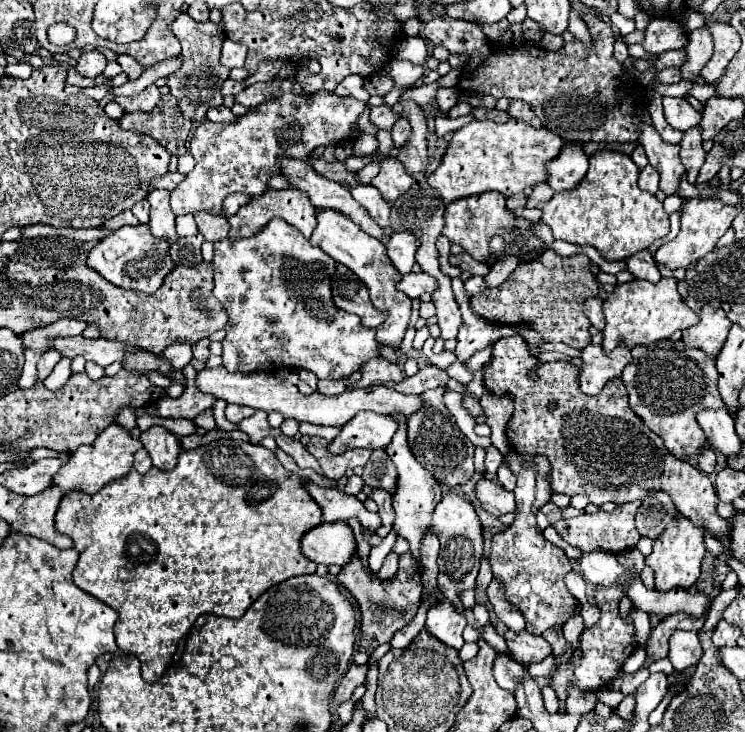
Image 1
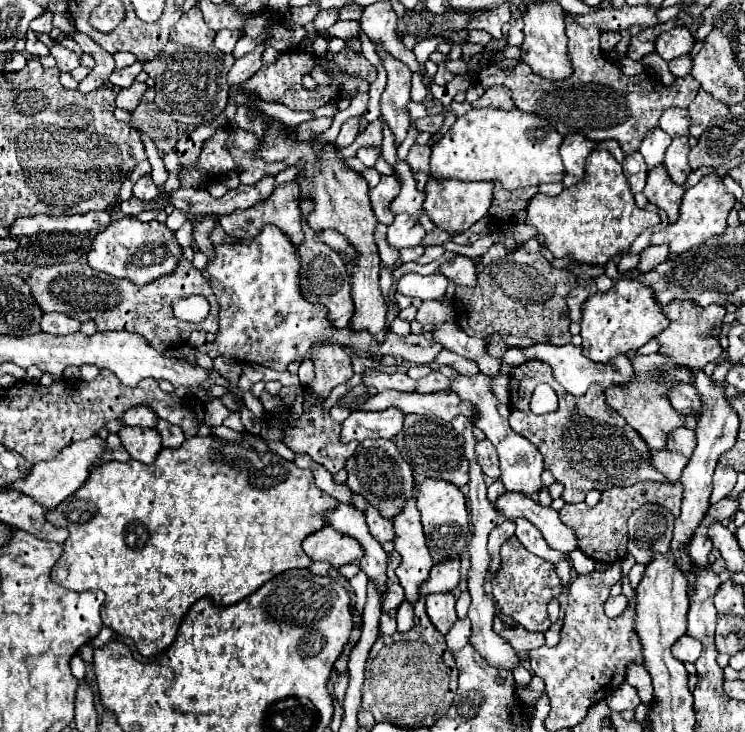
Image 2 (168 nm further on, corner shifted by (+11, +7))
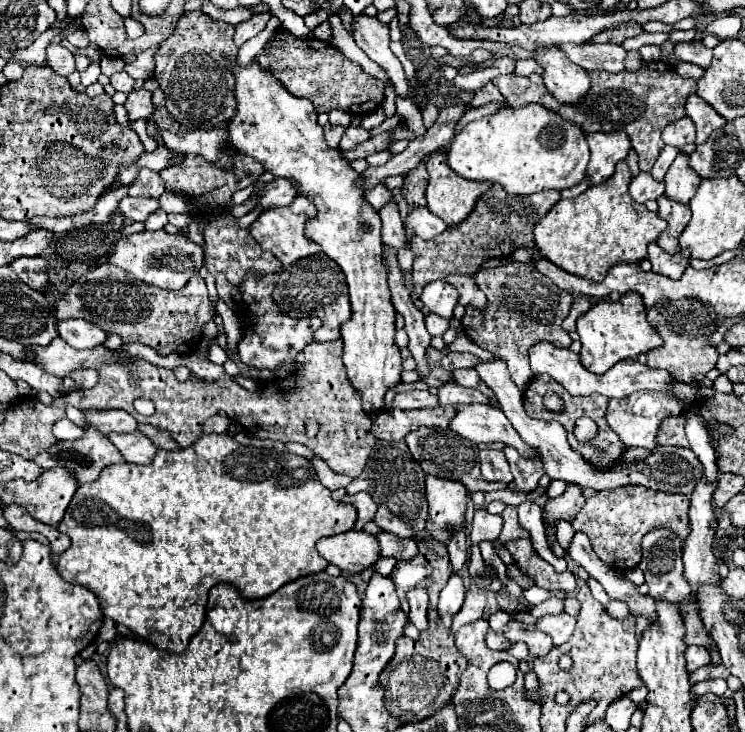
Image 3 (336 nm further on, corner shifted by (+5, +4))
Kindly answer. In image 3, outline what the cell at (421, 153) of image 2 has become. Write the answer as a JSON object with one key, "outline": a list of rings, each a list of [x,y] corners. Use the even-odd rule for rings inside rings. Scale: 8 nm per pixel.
{"outline":[[[424,162],[412,170],[406,178],[404,178],[404,188],[402,188],[402,196],[410,206],[426,206],[426,184],[428,184],[428,172]]]}

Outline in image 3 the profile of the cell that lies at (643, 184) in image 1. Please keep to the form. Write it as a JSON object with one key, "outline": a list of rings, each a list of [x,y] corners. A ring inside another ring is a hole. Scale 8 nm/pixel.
{"outline":[[[640,172],[630,182],[630,196],[644,204],[648,200],[658,200],[664,194],[664,182],[656,182],[648,172]]]}

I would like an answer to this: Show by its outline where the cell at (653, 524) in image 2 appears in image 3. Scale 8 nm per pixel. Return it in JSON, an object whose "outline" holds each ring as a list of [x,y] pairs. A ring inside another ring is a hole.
{"outline":[[[658,528],[650,534],[644,536],[642,540],[642,562],[638,564],[646,576],[646,584],[650,588],[650,596],[658,602],[658,600],[666,600],[670,604],[676,604],[678,610],[680,610],[680,616],[684,620],[684,626],[686,626],[686,636],[684,636],[684,642],[686,646],[690,644],[698,644],[698,646],[704,646],[708,652],[710,652],[710,658],[712,658],[712,664],[718,666],[722,664],[722,660],[718,658],[718,650],[710,650],[710,634],[706,632],[700,616],[698,616],[698,606],[692,602],[692,596],[690,596],[690,584],[686,582],[684,578],[684,568],[682,568],[682,544],[680,540],[666,528]]]}

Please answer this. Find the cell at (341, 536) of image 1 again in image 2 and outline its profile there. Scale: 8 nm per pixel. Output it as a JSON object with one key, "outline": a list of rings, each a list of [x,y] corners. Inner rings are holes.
{"outline":[[[324,525],[320,531],[308,535],[302,543],[304,553],[314,561],[328,561],[330,565],[346,565],[358,561],[364,553],[356,539],[350,535],[338,533],[330,525]]]}

